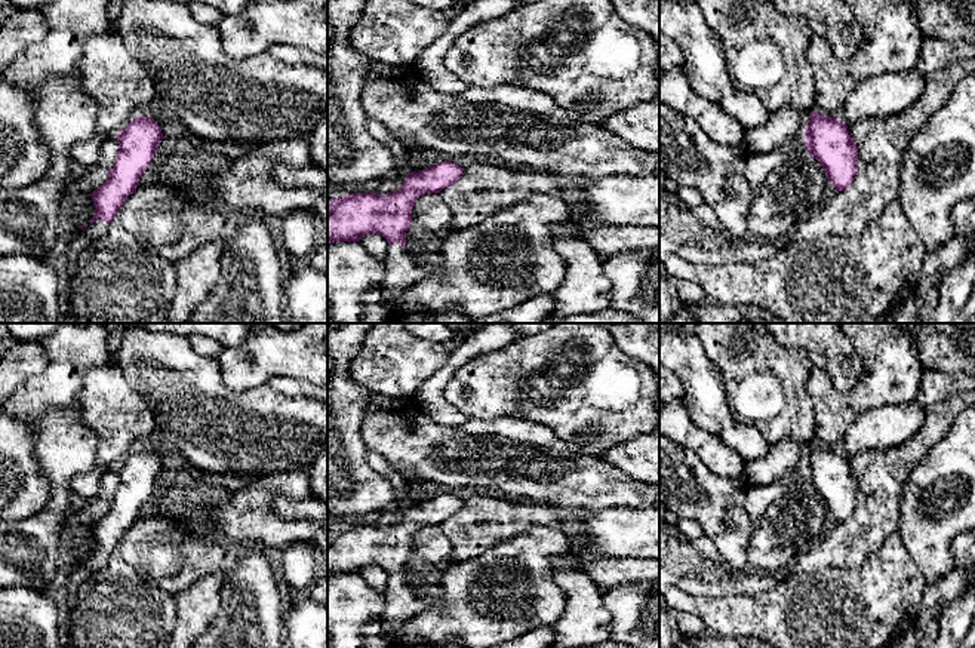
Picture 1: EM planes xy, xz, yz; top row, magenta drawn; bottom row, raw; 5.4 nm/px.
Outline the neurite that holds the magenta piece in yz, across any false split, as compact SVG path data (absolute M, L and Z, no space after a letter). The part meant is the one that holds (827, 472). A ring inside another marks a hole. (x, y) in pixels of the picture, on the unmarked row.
M813 442L803 472L806 485L821 495L836 525L846 522L858 503L858 479L843 452Z

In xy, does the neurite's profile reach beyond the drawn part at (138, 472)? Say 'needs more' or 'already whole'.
needs more

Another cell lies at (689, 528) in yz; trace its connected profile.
M680 518L679 522L677 522L677 528L683 535L686 535L691 540L705 537L699 523L695 522L695 520L691 520L691 519L682 519Z

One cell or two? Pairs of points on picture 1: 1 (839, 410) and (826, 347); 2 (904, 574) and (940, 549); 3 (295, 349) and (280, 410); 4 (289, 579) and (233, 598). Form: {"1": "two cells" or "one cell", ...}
{"1": "two cells", "2": "two cells", "3": "two cells", "4": "two cells"}

